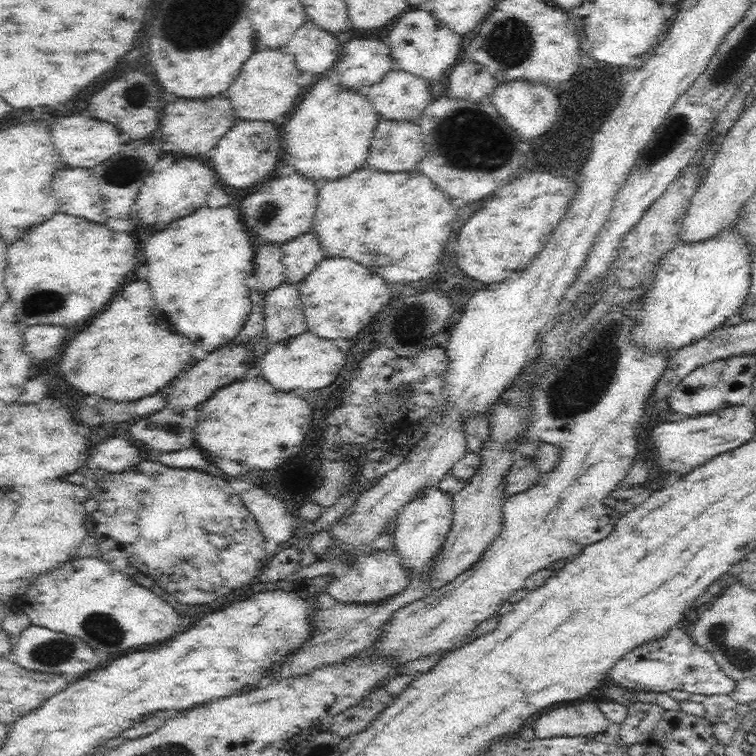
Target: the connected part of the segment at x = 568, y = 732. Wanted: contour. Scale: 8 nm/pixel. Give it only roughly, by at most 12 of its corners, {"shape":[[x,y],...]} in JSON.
{"shape":[[596,704],[544,712],[536,739],[586,736],[609,727]]}

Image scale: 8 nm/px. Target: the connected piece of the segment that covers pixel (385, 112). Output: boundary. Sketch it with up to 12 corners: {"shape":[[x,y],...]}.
{"shape":[[396,67],[365,91],[381,118],[415,121],[428,79]]}

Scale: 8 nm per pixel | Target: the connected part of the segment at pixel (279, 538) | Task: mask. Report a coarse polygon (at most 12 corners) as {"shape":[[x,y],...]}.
{"shape":[[262,486],[240,492],[269,540],[283,545],[294,535],[295,517]]}

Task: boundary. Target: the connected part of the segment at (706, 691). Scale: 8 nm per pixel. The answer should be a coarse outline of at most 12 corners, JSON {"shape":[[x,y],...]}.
{"shape":[[676,626],[608,670],[622,689],[731,694],[734,682]]}

